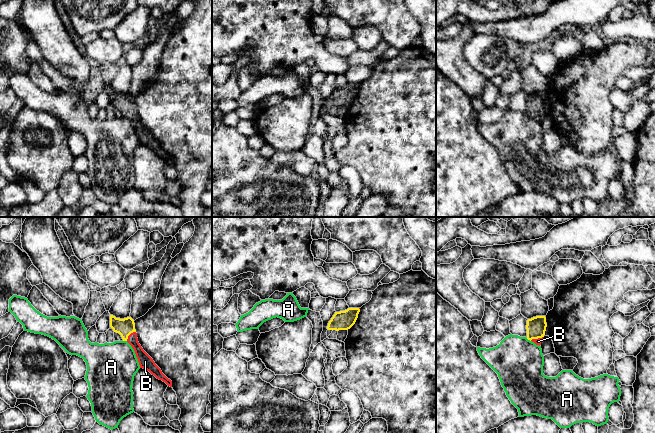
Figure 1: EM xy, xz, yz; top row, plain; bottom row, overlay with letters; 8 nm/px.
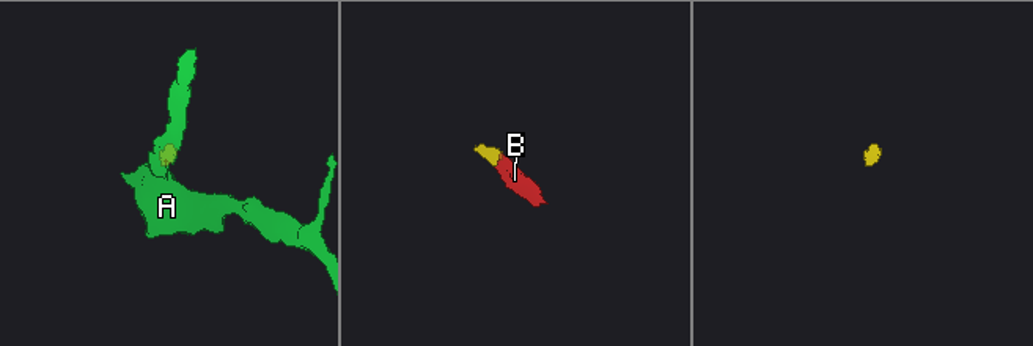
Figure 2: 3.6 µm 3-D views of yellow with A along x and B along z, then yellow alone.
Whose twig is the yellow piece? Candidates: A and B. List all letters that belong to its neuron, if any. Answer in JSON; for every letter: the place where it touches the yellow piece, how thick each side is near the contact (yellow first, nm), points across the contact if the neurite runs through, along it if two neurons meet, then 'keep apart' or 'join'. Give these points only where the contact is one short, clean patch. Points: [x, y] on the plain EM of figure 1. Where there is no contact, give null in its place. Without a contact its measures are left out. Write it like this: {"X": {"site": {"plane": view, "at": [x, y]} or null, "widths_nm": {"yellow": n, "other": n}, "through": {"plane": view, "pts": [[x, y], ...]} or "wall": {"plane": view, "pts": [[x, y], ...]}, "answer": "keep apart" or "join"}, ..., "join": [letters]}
{"A": {"site": {"plane": "yz", "at": [528, 115]}, "widths_nm": {"yellow": 160, "other": 380}, "wall": {"plane": "yz", "pts": [[526, 114], [530, 117]]}, "answer": "keep apart"}, "B": {"site": {"plane": "xy", "at": [129, 110]}, "widths_nm": {"yellow": 140, "other": 100}, "through": {"plane": "xy", "pts": [[126, 102], [129, 110], [144, 135]]}, "answer": "join"}, "join": ["B"]}

